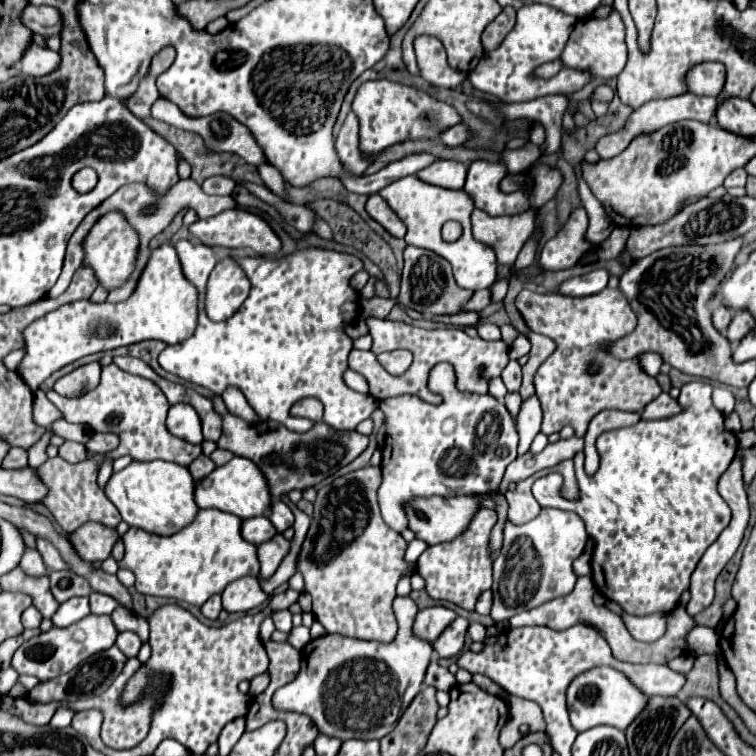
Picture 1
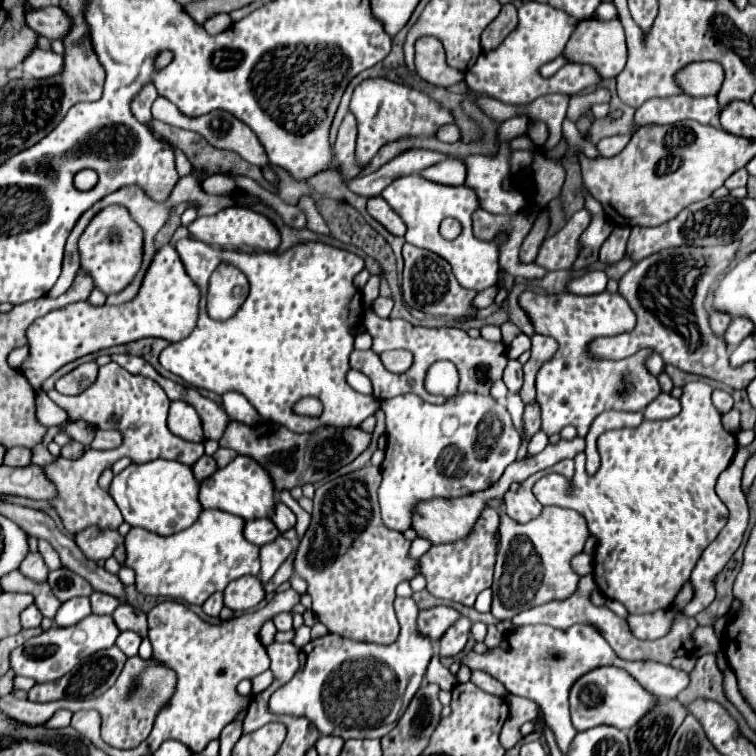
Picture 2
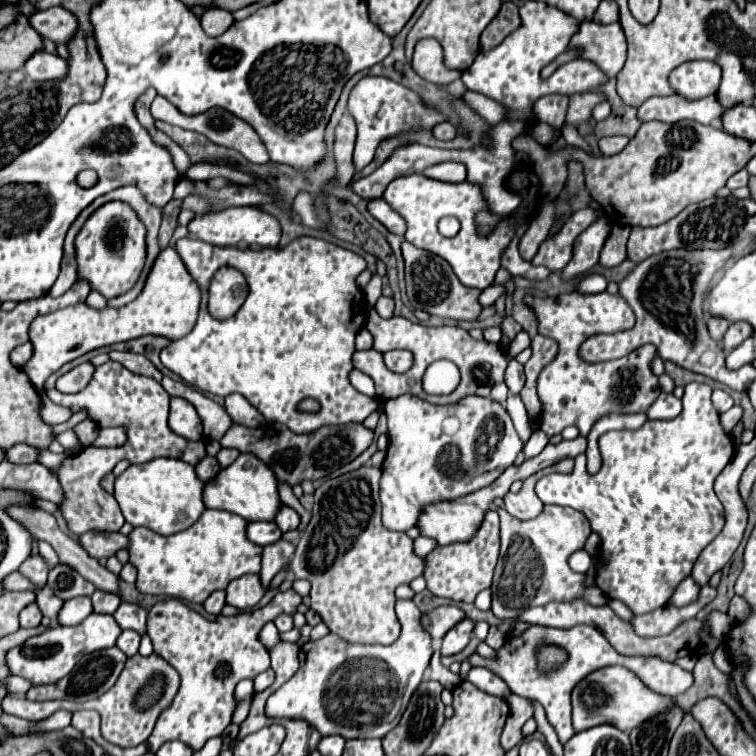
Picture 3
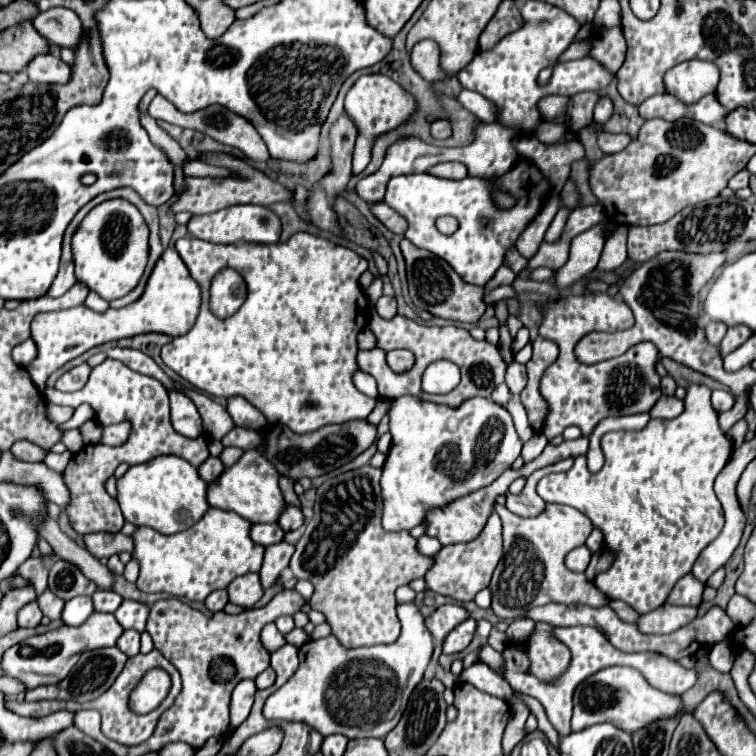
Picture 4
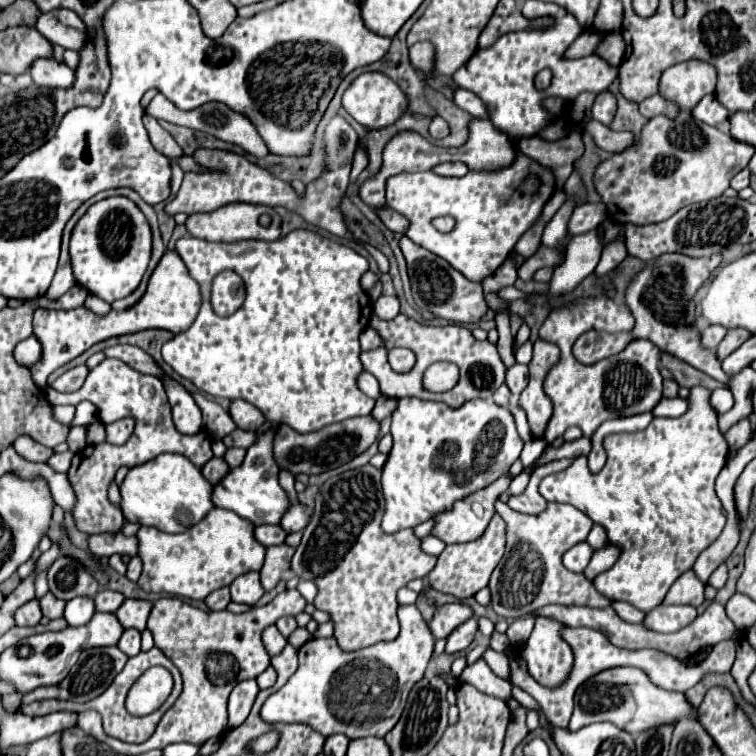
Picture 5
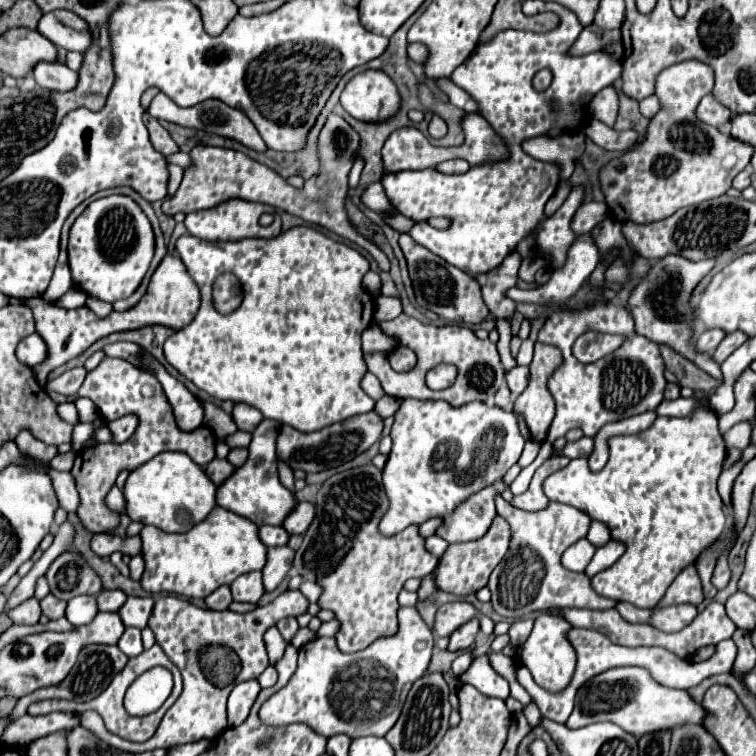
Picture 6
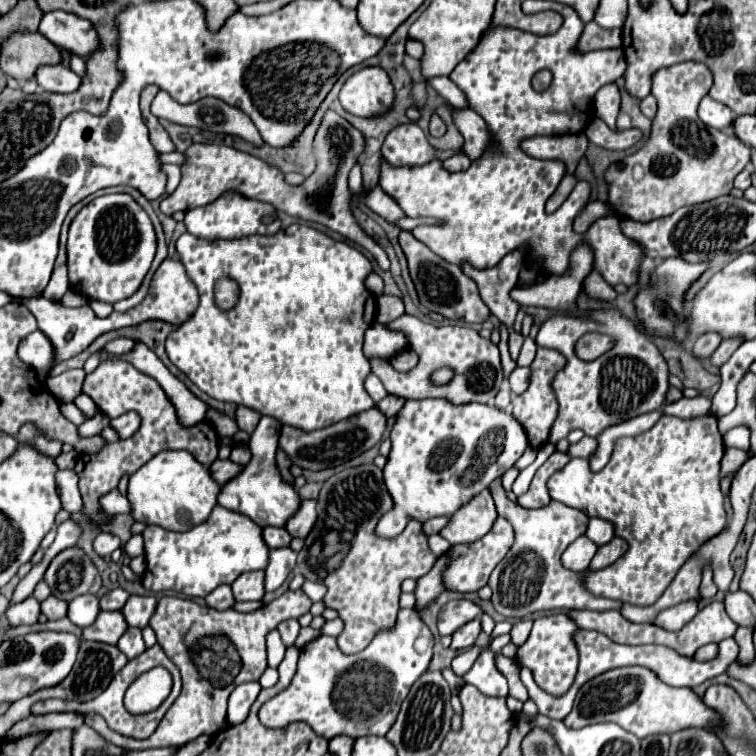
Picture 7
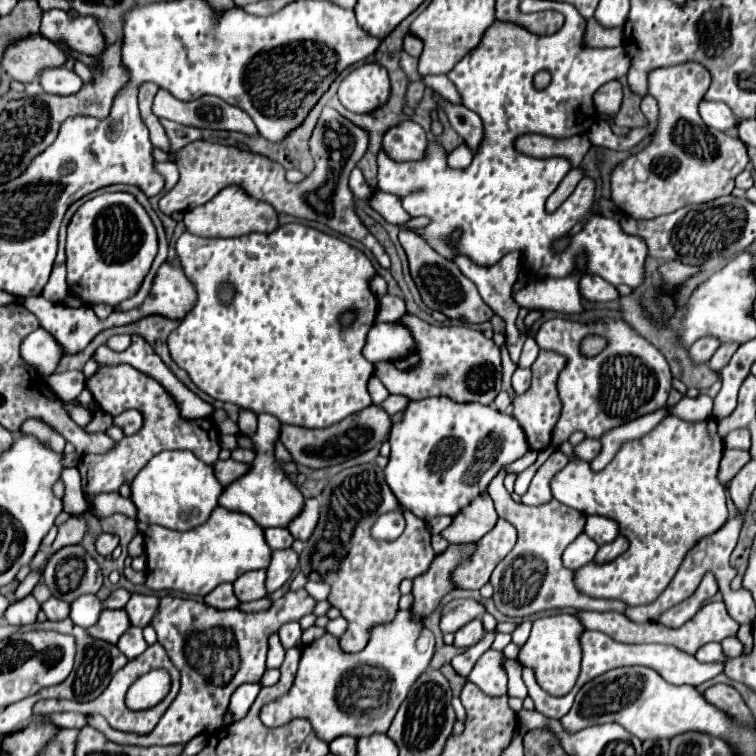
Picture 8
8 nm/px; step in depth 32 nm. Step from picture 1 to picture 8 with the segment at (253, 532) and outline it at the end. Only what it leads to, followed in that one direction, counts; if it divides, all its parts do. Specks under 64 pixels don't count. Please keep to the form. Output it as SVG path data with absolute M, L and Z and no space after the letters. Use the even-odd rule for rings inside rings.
M266 528L266 530L264 530L264 538L266 538L266 544L268 544L272 550L290 548L292 542L294 542L292 534L290 534L286 528Z

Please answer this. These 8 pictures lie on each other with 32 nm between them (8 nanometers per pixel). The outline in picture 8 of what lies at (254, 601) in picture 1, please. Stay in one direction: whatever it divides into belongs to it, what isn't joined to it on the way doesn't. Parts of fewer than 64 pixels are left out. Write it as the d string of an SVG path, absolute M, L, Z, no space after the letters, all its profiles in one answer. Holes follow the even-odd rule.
M254 570L254 572L242 574L234 582L234 594L236 594L236 598L240 602L250 602L250 600L264 598L266 596L264 578L266 578L266 572L264 570Z

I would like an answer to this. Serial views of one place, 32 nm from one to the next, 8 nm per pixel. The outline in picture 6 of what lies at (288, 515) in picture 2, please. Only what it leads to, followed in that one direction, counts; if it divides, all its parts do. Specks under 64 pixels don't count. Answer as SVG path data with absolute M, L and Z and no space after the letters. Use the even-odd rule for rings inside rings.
M298 502L292 512L286 516L286 520L282 522L282 528L288 534L304 534L308 530L308 524L312 522L312 514L314 514L314 506L308 502Z

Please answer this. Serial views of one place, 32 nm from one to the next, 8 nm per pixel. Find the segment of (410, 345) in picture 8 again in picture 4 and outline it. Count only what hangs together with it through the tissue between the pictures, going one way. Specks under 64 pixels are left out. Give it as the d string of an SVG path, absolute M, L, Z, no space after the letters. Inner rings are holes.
M364 328L364 330L360 332L360 336L358 336L358 348L360 348L360 350L372 350L374 346L376 346L374 334L372 334L368 328Z

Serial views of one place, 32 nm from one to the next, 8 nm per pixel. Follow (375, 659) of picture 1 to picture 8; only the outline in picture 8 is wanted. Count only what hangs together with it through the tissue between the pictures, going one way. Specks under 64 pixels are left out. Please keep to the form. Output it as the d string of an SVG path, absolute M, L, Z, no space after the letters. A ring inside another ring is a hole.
M398 610L392 624L372 630L370 642L362 652L346 654L338 646L338 638L324 634L302 648L292 688L268 702L260 712L260 720L266 726L276 728L294 718L306 718L316 736L326 742L344 734L360 738L388 732L408 690L432 660L434 634L410 610Z

